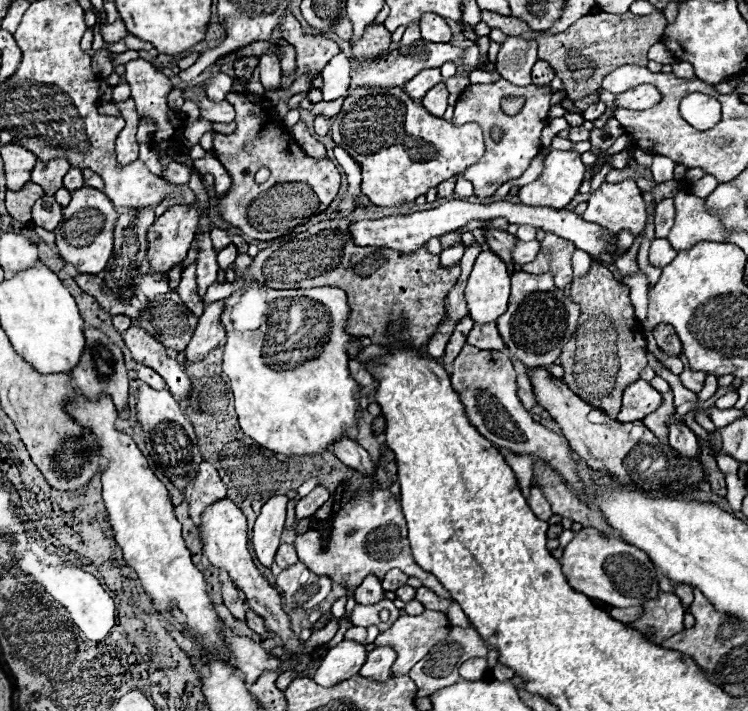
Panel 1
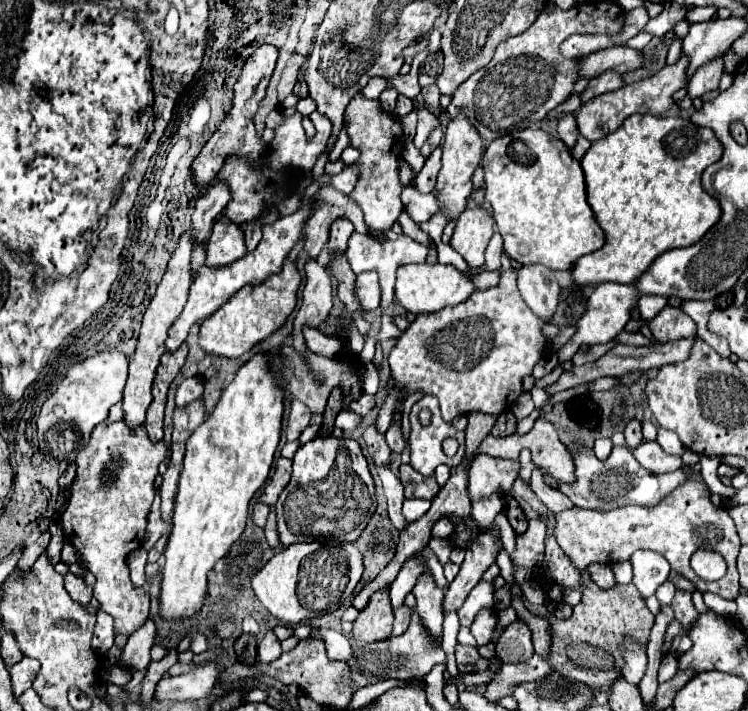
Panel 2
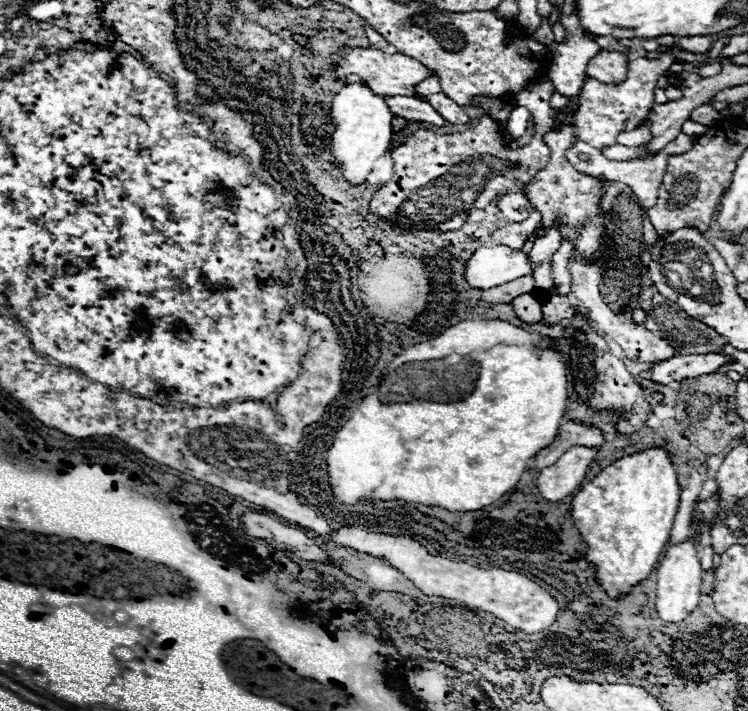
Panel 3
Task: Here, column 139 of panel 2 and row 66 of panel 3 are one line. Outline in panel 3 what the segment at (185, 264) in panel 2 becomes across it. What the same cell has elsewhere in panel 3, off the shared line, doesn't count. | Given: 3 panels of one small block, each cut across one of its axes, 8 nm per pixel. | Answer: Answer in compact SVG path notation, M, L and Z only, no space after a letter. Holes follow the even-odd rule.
M356 48L356 50L346 50L344 60L338 64L338 74L340 76L358 76L362 78L376 94L400 94L408 98L416 98L416 86L424 82L428 76L436 74L434 70L426 68L422 62L416 58L404 56L404 54L388 54L376 48Z

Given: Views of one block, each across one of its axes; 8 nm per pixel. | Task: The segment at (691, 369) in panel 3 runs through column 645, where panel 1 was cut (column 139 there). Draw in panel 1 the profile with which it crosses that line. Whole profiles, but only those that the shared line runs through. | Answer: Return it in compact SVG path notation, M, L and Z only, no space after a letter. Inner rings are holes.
M142 366L142 368L138 370L138 378L140 378L142 382L146 382L148 386L154 386L154 388L158 388L158 390L166 388L166 382L162 380L162 376L160 376L160 374L156 374L154 370L150 370L148 366Z

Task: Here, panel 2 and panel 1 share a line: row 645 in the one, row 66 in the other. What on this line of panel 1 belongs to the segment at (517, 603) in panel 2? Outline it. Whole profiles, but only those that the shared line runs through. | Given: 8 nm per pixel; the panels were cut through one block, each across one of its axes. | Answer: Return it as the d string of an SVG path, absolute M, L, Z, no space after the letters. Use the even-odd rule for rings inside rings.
M538 60L538 62L534 64L534 68L532 68L532 84L536 84L536 86L548 86L554 76L556 76L556 74L554 74L554 70L550 68L548 62Z

